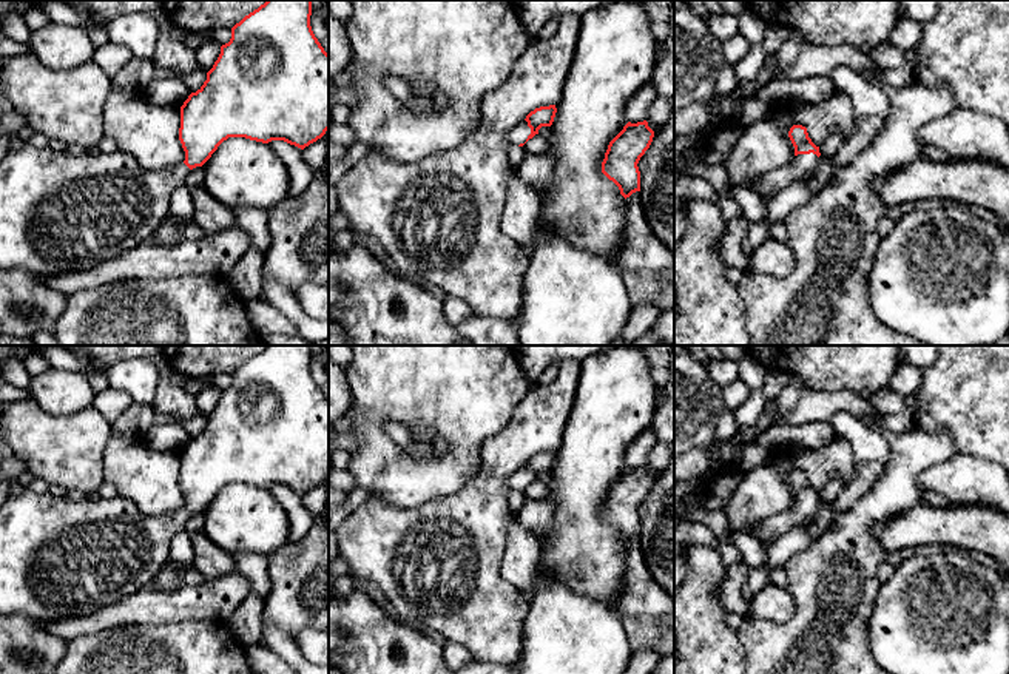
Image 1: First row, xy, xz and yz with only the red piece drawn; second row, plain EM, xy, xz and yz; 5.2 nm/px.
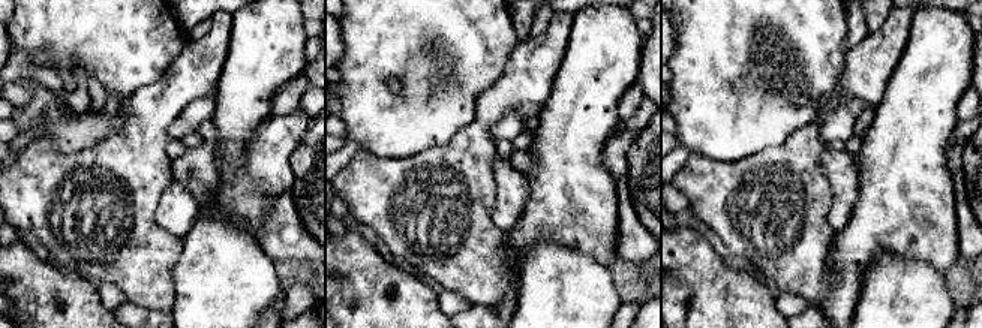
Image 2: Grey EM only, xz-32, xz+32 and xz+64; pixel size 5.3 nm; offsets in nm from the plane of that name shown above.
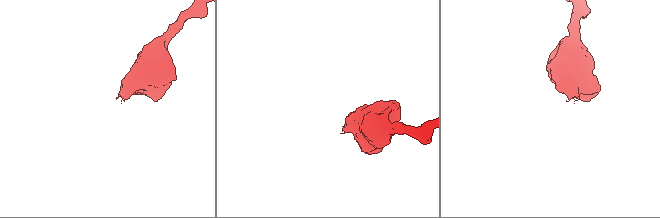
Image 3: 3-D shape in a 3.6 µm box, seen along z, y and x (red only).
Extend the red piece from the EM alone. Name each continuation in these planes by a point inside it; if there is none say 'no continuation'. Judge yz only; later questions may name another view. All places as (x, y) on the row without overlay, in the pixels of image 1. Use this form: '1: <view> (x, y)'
1: yz (801, 514)

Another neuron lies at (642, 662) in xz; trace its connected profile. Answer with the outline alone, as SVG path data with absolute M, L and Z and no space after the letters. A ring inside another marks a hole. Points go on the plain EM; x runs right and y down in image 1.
M653 649L633 652L628 668L623 674L651 674L662 655Z

